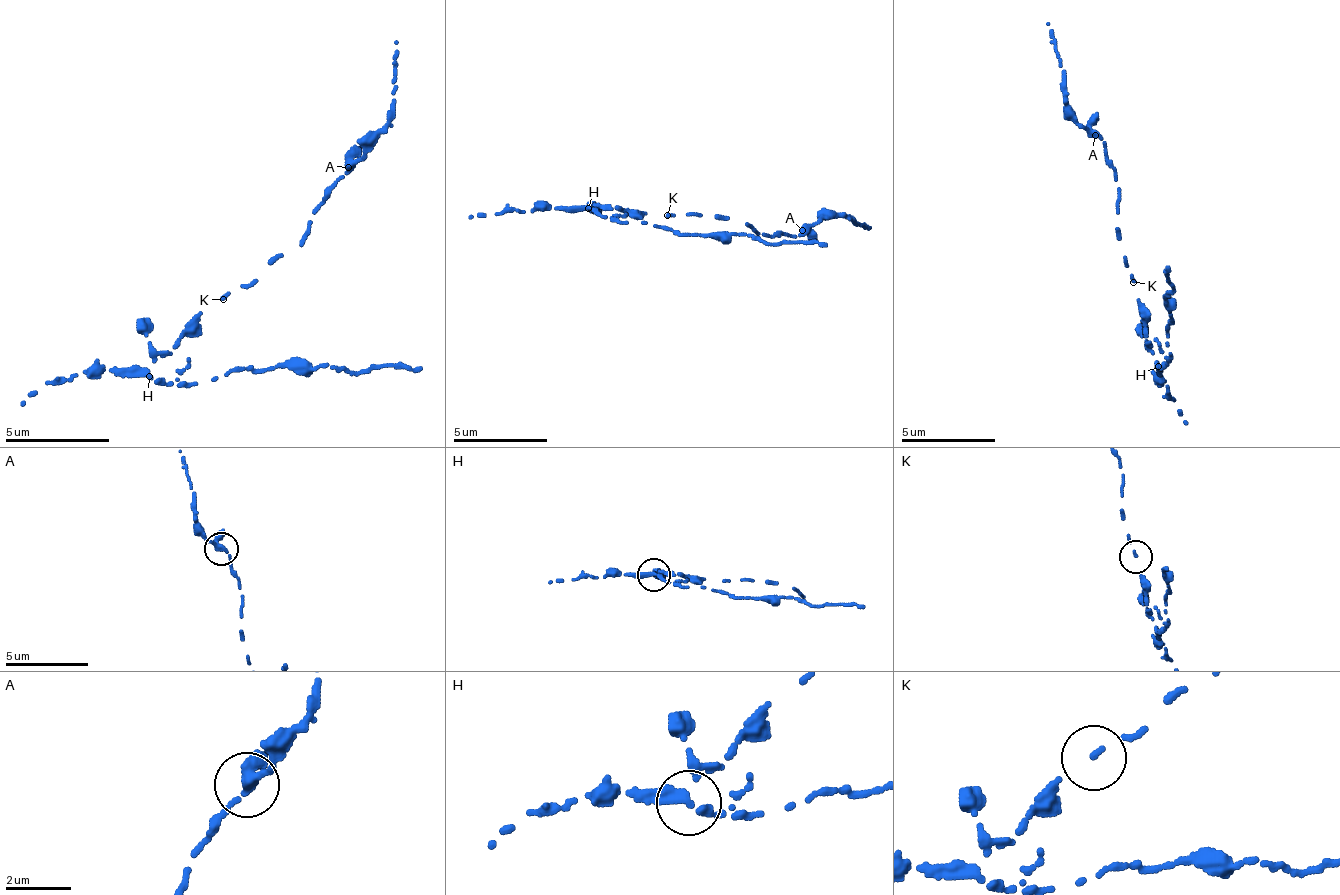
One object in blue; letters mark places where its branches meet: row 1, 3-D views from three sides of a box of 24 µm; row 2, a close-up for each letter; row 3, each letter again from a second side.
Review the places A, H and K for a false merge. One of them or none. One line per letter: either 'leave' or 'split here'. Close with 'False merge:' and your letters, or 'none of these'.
A: leave
H: split here
K: leave
False merge: H

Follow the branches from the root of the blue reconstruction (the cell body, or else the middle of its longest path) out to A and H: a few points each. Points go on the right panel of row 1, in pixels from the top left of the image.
A: (1133, 282), (1124, 263), (1117, 213), (1121, 202), (1120, 187), (1114, 181), (1112, 159), (1095, 135)
H: (1133, 282), (1137, 297), (1142, 303), (1147, 344), (1159, 368)

